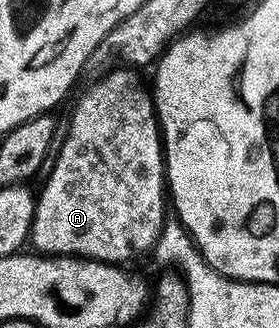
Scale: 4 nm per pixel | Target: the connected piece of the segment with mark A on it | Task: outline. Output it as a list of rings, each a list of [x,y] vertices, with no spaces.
[[[113,68],[97,81],[91,81],[68,116],[69,126],[55,167],[44,180],[46,186],[37,195],[29,245],[43,256],[90,258],[94,262],[126,264],[137,254],[149,255],[158,244],[162,225],[168,217],[166,159],[154,113],[151,91],[142,87],[135,71]]]

